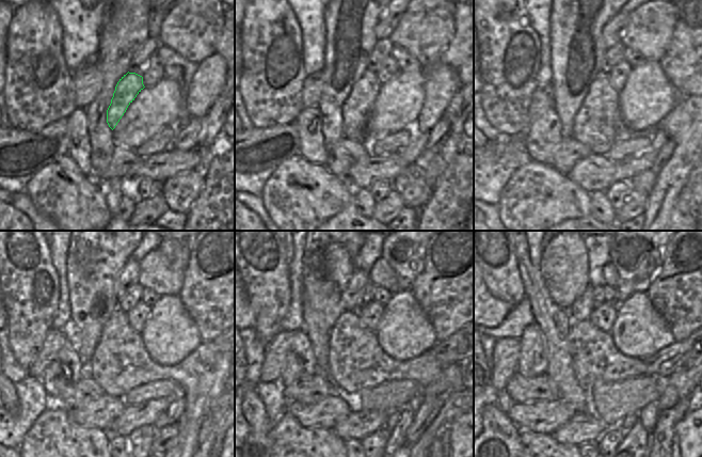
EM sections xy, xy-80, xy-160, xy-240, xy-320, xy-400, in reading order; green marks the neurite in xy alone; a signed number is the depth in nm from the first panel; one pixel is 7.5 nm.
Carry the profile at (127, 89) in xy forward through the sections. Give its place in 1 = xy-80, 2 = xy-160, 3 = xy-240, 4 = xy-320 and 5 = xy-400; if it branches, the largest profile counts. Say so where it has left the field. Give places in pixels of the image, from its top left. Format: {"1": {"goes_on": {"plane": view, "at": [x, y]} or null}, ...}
{"1": {"goes_on": {"plane": "xy-80", "at": [355, 111]}}, "2": {"goes_on": {"plane": "xy-160", "at": [599, 125]}}, "3": {"goes_on": {"plane": "xy-240", "at": [120, 362]}}, "4": {"goes_on": {"plane": "xy-320", "at": [356, 362]}}, "5": {"goes_on": {"plane": "xy-400", "at": [596, 361]}}}

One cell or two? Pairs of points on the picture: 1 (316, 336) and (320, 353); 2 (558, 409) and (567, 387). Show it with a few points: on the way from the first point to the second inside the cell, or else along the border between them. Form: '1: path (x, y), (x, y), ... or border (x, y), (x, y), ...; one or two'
1: path (319, 341), (320, 349); one
2: border (558, 398), (570, 404), (576, 411); two

